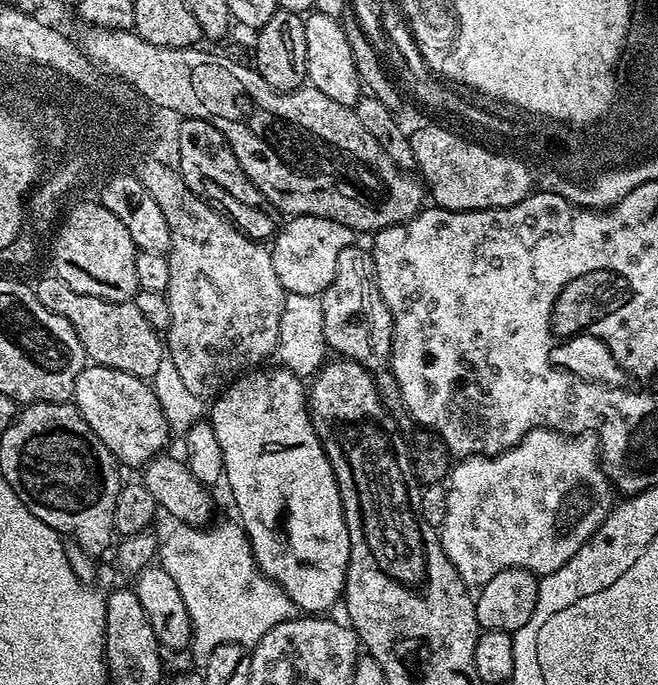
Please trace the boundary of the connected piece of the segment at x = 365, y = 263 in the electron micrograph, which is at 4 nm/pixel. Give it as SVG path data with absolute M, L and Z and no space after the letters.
M353 246L338 254L334 282L320 300L325 342L337 357L358 362L369 370L383 369L391 361L392 315L378 290L376 267L367 247Z

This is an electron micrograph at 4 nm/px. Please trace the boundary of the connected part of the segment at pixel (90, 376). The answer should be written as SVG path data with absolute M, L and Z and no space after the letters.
M101 364L85 366L76 379L74 403L90 430L94 430L96 437L112 451L121 465L143 466L165 451L164 443L167 442L168 436L170 437L170 429L166 422L166 414L162 414L162 406L158 406L158 398L149 381L139 380L134 374L126 374L122 370L104 368Z

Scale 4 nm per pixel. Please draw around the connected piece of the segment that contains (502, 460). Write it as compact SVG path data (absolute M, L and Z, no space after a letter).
M536 428L532 432L527 432L524 439L514 447L508 448L504 452L499 452L496 456L469 456L461 459L449 471L446 481L448 497L446 498L446 522L438 529L440 544L444 547L444 553L450 558L450 562L458 570L460 579L469 586L479 586L490 582L494 574L498 574L507 568L525 568L535 572L537 577L549 576L558 566L566 566L578 550L591 536L602 526L602 522L607 518L614 507L614 489L612 481L604 472L604 467L600 464L600 445L595 436L591 434L565 434L563 432L552 432L549 428Z

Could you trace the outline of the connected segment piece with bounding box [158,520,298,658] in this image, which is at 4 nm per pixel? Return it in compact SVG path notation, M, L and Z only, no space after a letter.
M224 520L221 522L221 524L213 523L211 526L176 526L176 529L173 530L172 533L169 534L168 537L163 537L162 543L159 545L158 548L158 564L159 567L164 568L166 570L166 574L170 574L170 578L174 578L174 583L178 585L178 594L182 594L182 602L186 606L186 610L188 611L188 617L190 618L190 622L192 623L192 639L190 641L190 652L193 652L194 655L200 656L199 658L206 658L209 654L212 653L213 650L215 650L220 644L242 644L245 646L255 646L261 638L263 638L266 634L270 634L270 630L274 630L274 626L278 626L282 622L286 622L287 620L295 620L298 615L298 609L296 604L292 601L292 599L285 594L285 592L282 591L279 586L270 579L270 577L260 569L259 566L256 565L256 559L254 558L254 554L252 553L252 544L248 540L248 535L244 533L243 527L239 523L233 522L231 524L230 521Z

